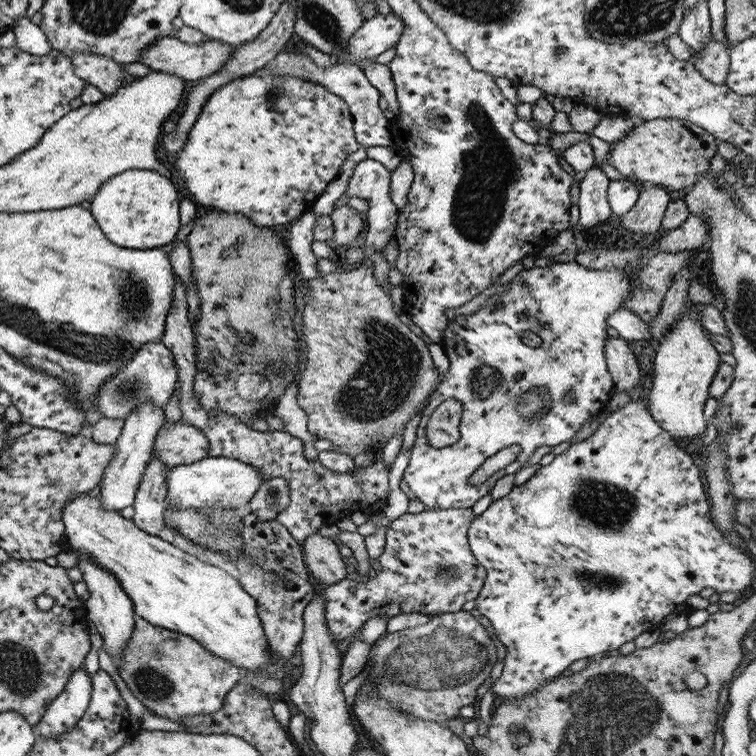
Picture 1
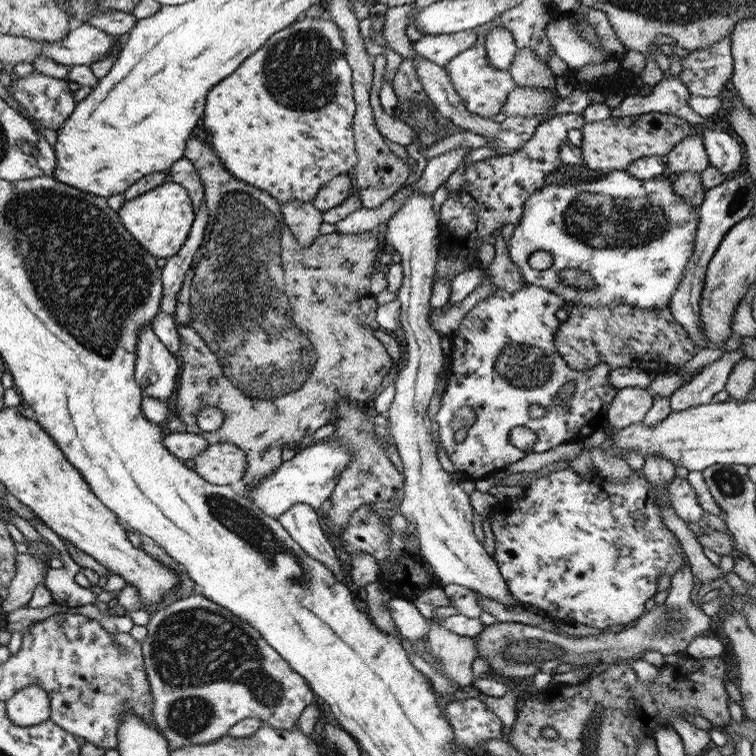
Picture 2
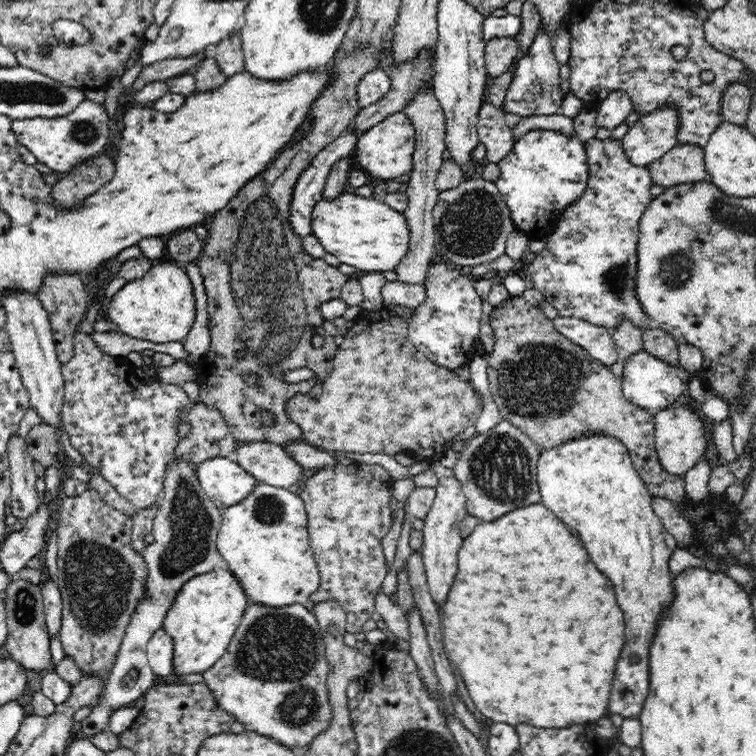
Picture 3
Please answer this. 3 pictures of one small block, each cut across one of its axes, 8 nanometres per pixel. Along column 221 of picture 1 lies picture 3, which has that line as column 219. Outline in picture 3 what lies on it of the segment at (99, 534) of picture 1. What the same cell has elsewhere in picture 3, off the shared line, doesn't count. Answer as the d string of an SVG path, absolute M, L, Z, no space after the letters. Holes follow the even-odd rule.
M214 570L190 579L164 620L163 629L173 639L173 676L188 676L210 670L234 639L249 605L242 586L228 570Z

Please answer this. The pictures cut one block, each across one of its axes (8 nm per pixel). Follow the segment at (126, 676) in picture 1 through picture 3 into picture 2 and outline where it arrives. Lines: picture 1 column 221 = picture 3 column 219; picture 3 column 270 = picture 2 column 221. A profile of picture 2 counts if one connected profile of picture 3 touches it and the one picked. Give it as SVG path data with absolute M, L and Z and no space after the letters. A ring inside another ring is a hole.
M202 595L189 596L174 601L169 607L156 610L150 614L149 622L145 628L146 636L145 639L140 642L140 647L143 653L143 664L147 682L150 686L149 694L151 694L152 717L157 730L161 732L164 739L168 742L168 748L170 750L179 748L180 746L189 746L190 744L209 744L210 742L218 741L221 737L228 734L228 730L236 722L244 718L258 718L261 724L269 725L273 728L283 730L293 729L296 727L296 722L299 716L301 716L303 708L306 708L315 701L308 682L288 666L287 661L283 660L283 658L278 655L278 652L275 652L275 649L271 648L269 644L261 638L255 631L255 628L251 628L249 624L240 620L237 616L231 614L231 612L225 610L225 608L211 603L211 601L207 600L207 598L204 598Z

